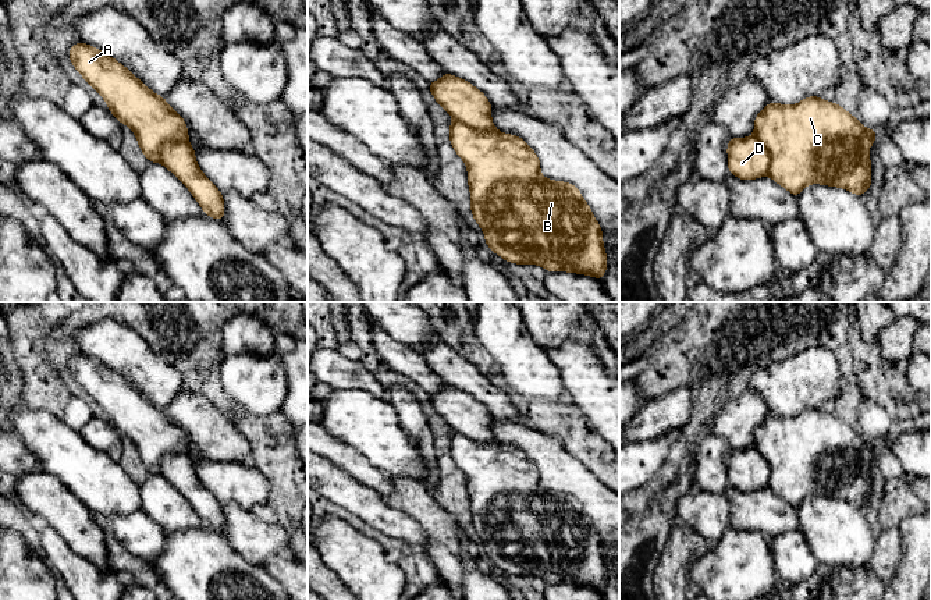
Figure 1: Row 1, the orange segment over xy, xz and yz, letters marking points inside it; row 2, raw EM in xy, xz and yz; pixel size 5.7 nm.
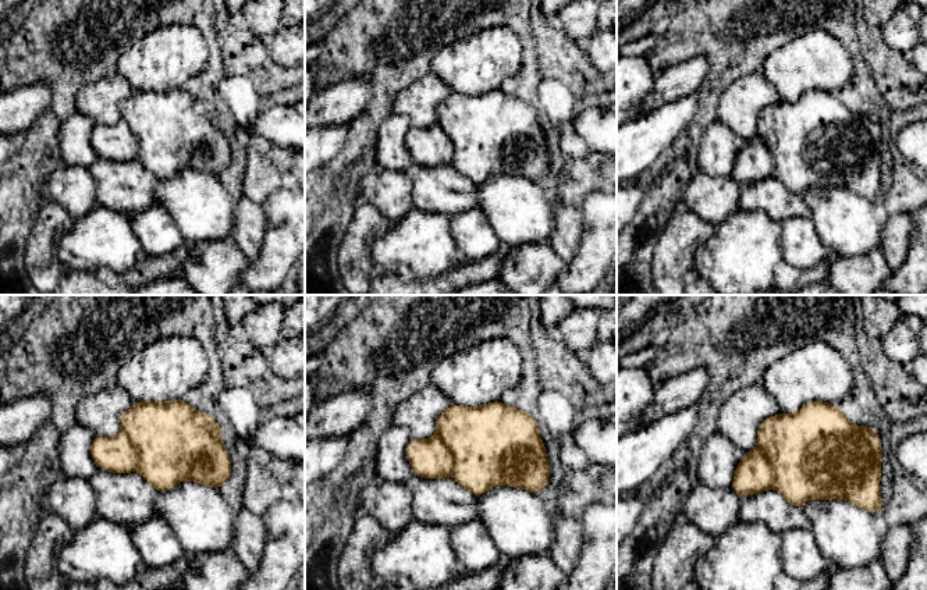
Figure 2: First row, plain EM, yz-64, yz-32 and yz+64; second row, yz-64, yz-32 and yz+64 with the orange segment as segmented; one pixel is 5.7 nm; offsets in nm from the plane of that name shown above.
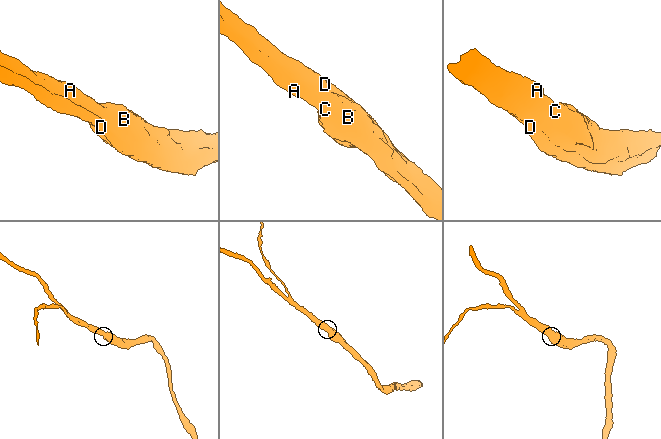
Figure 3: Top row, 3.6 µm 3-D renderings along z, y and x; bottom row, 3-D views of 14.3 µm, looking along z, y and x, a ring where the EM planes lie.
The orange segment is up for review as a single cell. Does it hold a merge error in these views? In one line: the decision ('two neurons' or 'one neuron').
one neuron

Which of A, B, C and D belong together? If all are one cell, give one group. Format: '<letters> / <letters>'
A B C D

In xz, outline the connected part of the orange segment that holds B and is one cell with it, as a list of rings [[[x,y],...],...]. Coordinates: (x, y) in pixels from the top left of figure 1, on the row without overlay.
[[[445,384],[438,393],[429,394],[429,402],[437,415],[454,430],[448,450],[454,462],[468,479],[470,521],[473,530],[486,547],[486,557],[509,575],[533,575],[544,579],[547,583],[587,586],[601,593],[607,582],[603,544],[580,503],[571,494],[543,490],[540,472],[534,462],[522,450],[495,441],[491,433],[493,419],[490,413],[470,394]]]

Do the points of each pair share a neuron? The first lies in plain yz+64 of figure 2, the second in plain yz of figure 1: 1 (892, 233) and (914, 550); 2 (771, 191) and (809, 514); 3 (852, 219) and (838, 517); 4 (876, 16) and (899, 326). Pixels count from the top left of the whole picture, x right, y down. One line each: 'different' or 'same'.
1: different
2: different
3: same
4: different

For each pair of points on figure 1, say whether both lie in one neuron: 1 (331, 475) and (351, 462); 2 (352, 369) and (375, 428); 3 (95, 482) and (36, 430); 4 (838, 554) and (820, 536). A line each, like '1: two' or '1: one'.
1: two
2: one
3: one
4: one

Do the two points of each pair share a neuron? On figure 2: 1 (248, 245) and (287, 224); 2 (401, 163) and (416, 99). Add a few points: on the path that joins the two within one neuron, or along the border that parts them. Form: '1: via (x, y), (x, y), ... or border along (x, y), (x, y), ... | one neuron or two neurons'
1: border along (263, 205), (266, 216), (263, 245), (248, 265) | two neurons
2: via (398, 148), (398, 123), (405, 114) | one neuron

